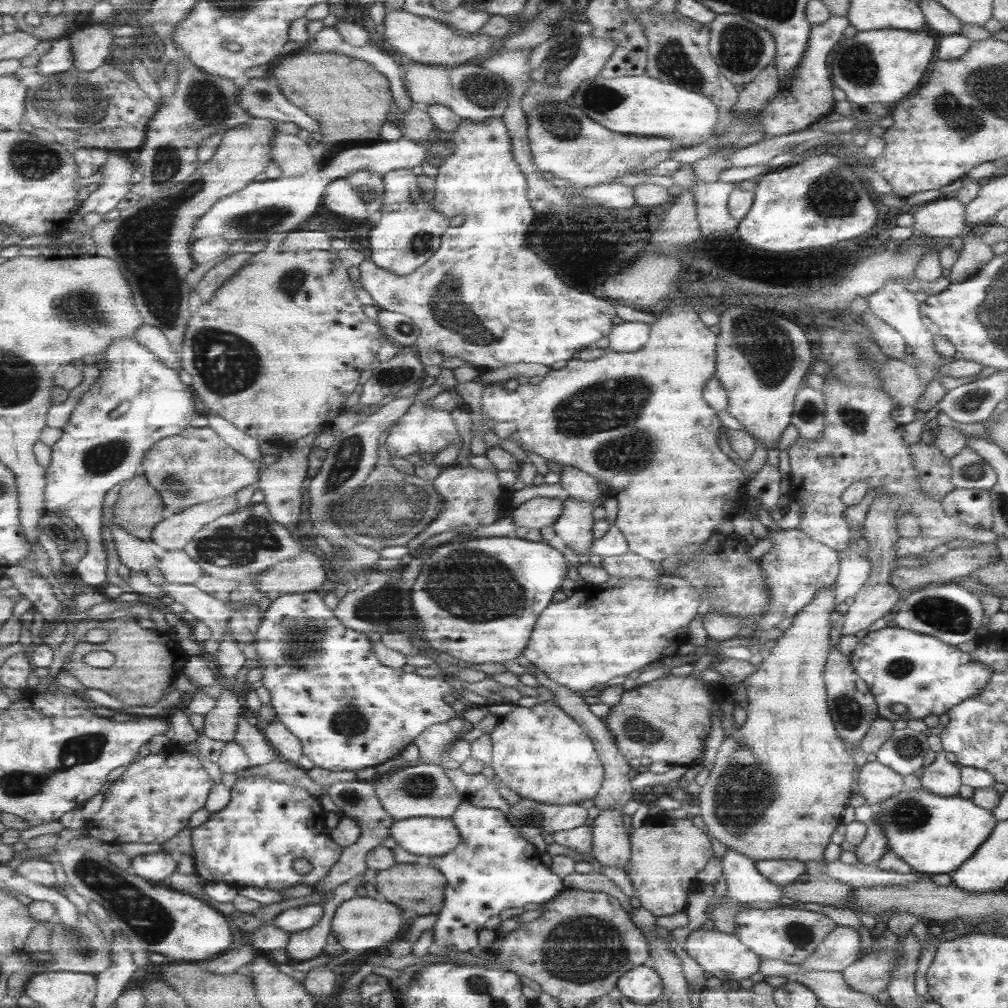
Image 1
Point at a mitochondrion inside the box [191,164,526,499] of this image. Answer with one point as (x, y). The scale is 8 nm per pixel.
(449, 304)

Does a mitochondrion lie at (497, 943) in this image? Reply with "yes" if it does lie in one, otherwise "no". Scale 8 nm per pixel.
no

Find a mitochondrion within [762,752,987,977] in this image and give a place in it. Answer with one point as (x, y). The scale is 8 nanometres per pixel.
(910, 814)

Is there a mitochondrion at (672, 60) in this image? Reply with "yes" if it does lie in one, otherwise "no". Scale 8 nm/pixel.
yes

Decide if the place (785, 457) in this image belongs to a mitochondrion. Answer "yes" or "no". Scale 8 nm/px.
no

